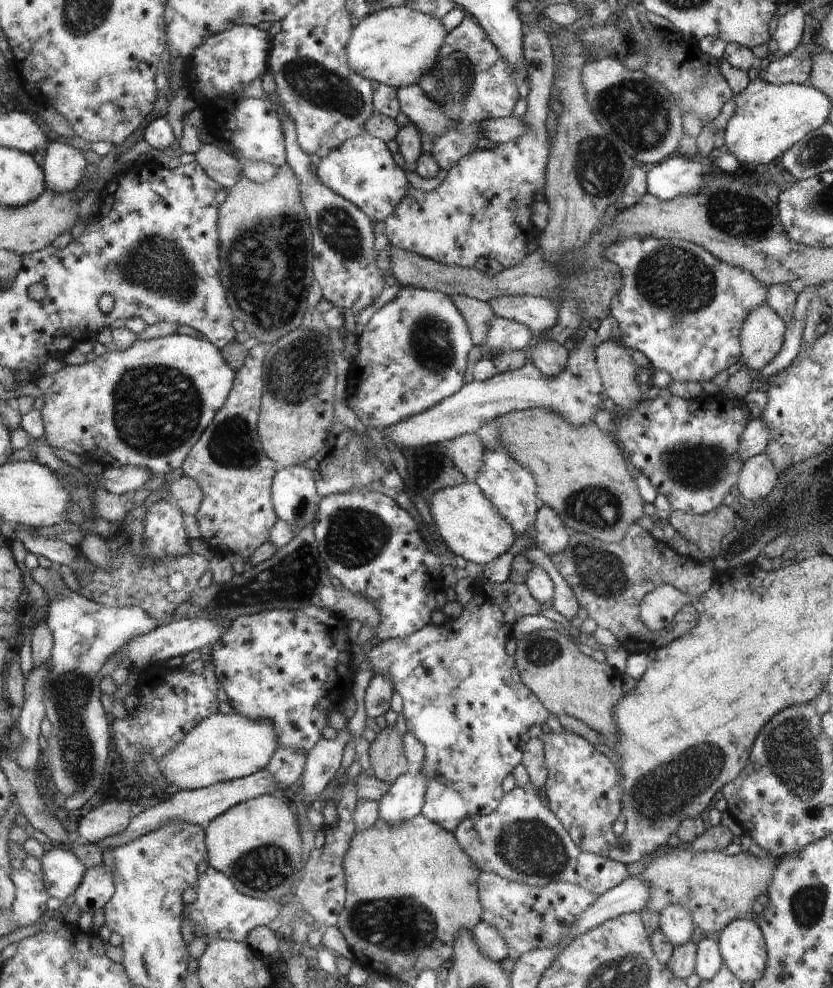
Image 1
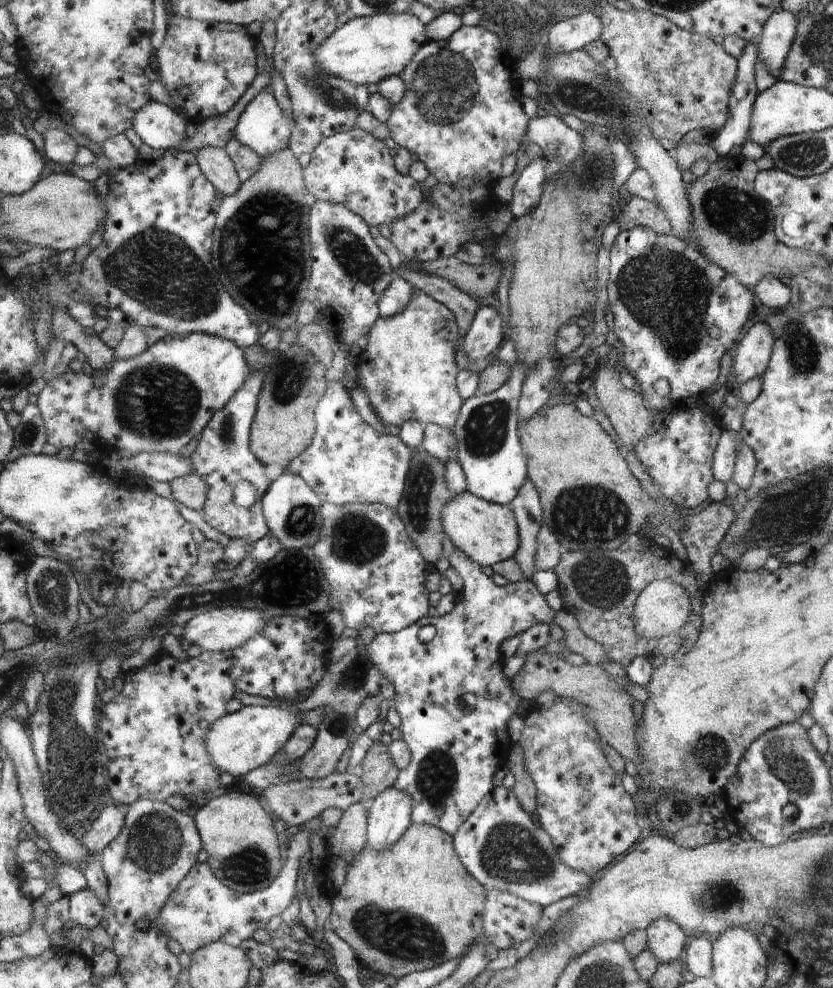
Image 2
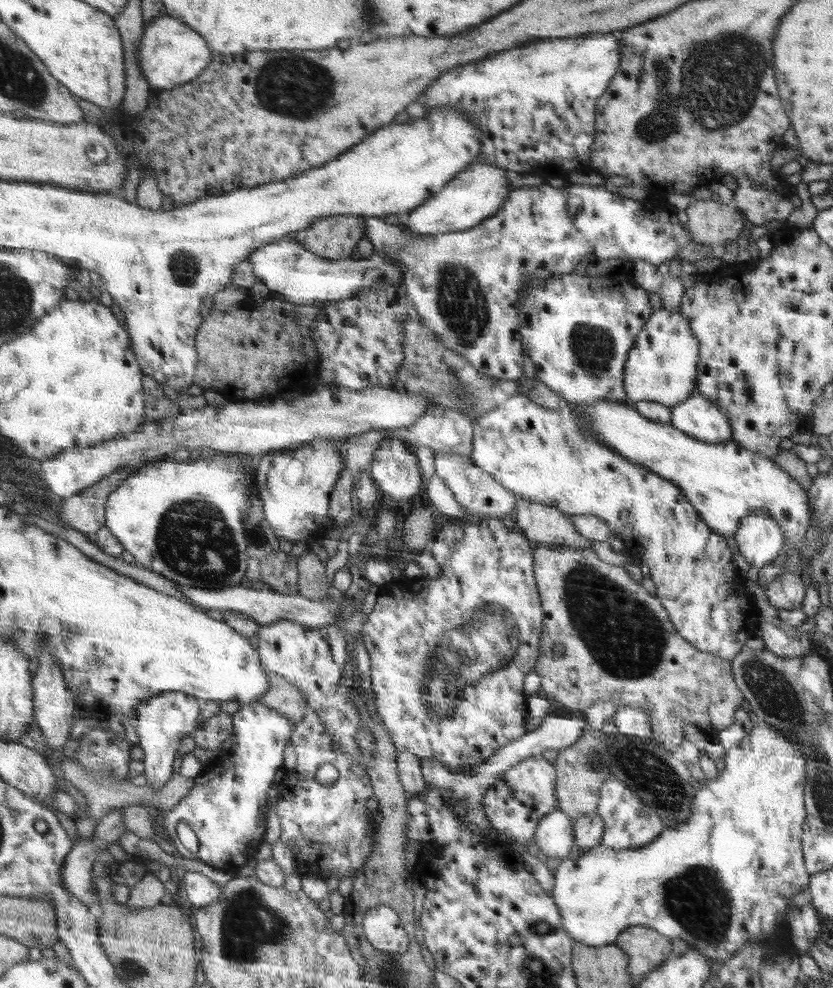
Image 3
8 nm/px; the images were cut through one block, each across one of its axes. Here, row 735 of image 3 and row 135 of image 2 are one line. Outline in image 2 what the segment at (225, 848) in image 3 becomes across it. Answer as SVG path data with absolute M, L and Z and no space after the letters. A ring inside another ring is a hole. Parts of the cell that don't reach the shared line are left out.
M267 88L261 94L258 94L242 112L236 126L235 138L241 144L254 150L258 156L264 158L289 147L289 139L296 124L293 120L293 114L285 114L281 105L278 104L272 92Z

